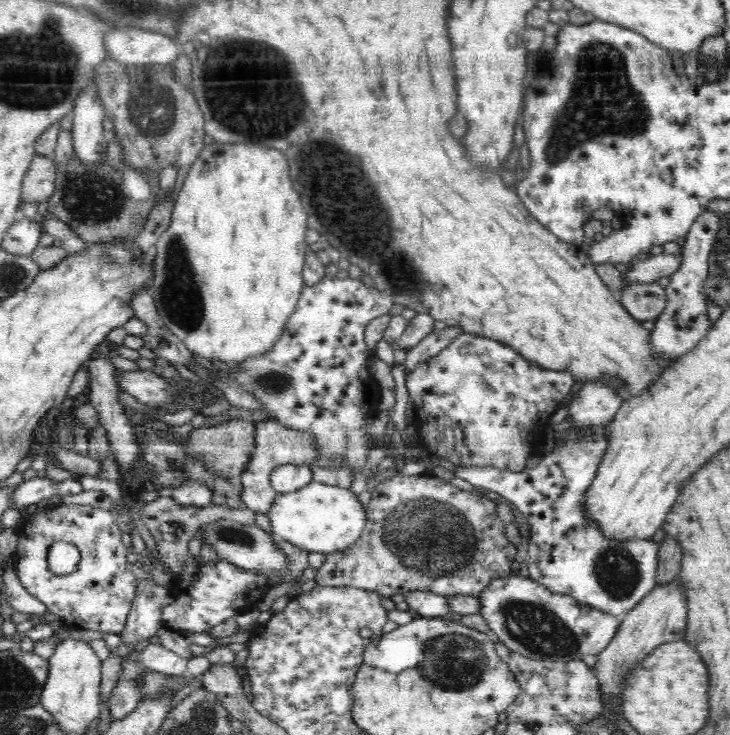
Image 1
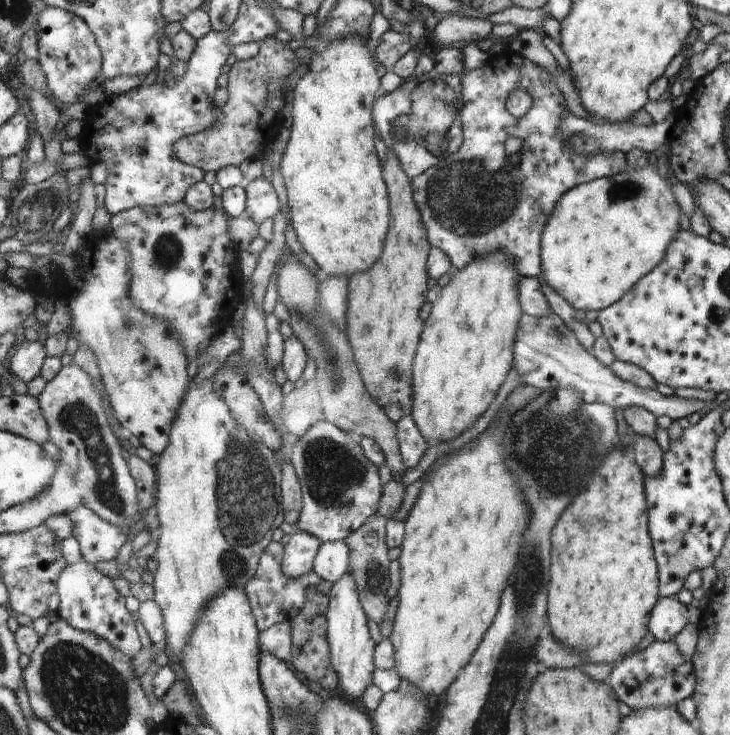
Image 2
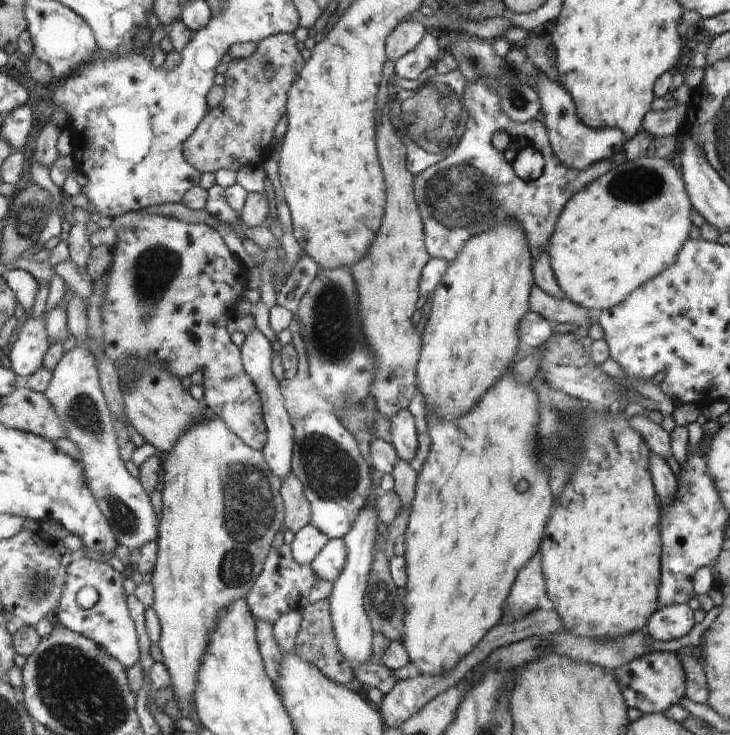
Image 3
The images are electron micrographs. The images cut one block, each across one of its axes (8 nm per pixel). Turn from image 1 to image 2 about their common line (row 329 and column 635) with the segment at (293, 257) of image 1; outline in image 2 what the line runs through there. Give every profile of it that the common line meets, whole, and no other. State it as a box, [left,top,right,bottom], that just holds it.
[541,164,680,311]

